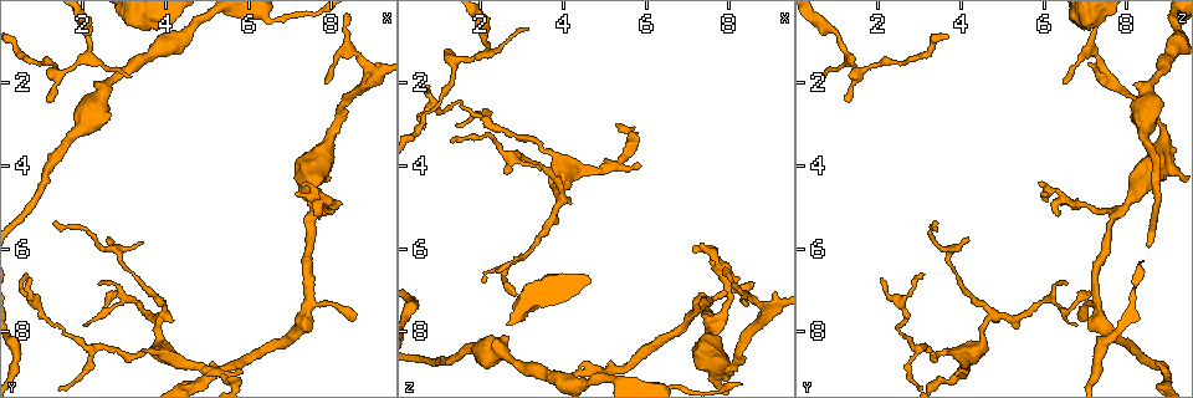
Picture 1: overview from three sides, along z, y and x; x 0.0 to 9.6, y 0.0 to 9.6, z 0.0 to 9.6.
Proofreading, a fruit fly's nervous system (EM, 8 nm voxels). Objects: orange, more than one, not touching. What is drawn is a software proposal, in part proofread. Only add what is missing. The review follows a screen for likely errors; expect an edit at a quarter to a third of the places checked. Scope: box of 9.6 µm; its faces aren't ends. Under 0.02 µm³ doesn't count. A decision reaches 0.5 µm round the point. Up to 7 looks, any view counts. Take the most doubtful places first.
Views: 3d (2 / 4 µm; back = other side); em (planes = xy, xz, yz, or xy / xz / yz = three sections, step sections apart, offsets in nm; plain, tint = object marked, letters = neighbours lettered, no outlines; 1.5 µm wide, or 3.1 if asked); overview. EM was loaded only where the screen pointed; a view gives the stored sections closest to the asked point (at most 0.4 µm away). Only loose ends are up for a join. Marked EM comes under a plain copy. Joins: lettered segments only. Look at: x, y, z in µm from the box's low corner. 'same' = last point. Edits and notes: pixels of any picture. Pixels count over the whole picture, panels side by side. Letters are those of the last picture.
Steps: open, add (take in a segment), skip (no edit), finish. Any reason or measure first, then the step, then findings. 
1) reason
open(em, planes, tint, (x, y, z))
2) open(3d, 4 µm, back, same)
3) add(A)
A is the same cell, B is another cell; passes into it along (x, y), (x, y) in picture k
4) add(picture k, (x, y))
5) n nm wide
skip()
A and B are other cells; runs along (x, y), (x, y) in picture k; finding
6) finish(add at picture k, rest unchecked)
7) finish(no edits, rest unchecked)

an open end
open(3d, 4 µm, (5.85, 9.05, 3.95))

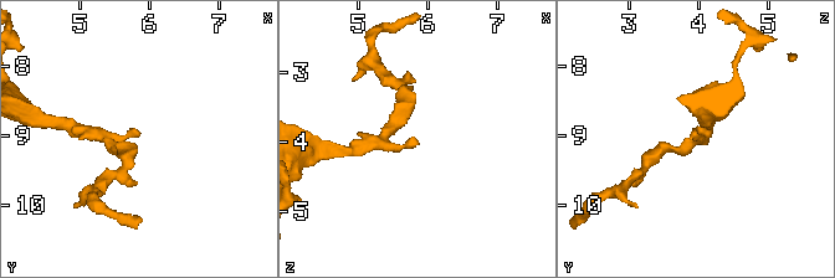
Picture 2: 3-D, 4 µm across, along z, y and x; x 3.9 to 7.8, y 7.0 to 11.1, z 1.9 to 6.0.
open(em, planes, letters, (5.85, 9.00, 4.00))

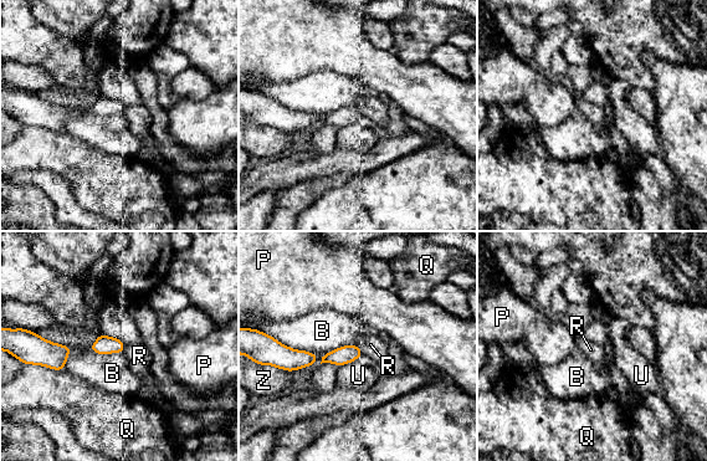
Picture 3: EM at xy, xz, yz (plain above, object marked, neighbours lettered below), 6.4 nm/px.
120 nm wide
skip()
B, P, Q, R, U and Z are other cells; no lettered segment goes on from it

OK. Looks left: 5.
branch stops here
open(em, planes, letters, (7.15, 4.70, 5.95))

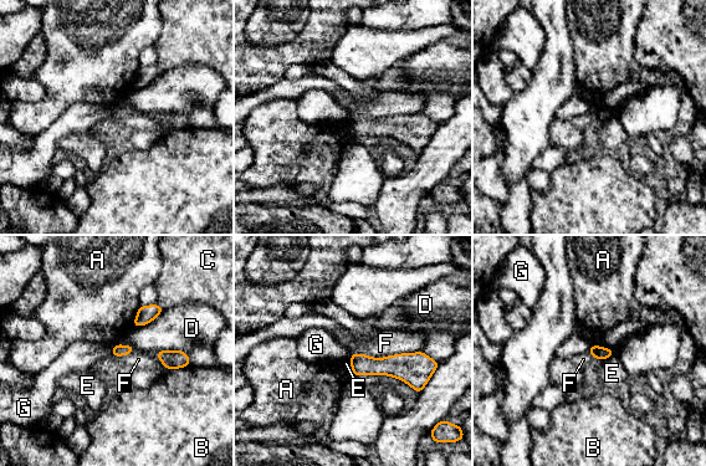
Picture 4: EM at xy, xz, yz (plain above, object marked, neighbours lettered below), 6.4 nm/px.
F touches over 440 nm
skip()
A, B, C, D, E, F and G are other cells; border along (419, 349), (383, 357), (351, 353) in picture 4; no lettered segment goes on from it

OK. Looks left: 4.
free end
open(em, xy, step 4, letters, (8.55, 7.70, 6.90))

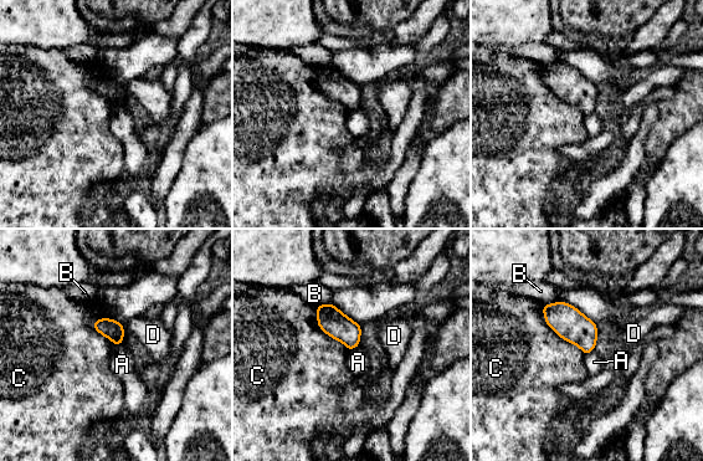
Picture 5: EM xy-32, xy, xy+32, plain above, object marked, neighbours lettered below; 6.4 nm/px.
skip()
A, B, C and D are other cells; border along (358, 346), (349, 351) in picture 5; none of them fits

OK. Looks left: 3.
finish(no edits, rest unchecked)

